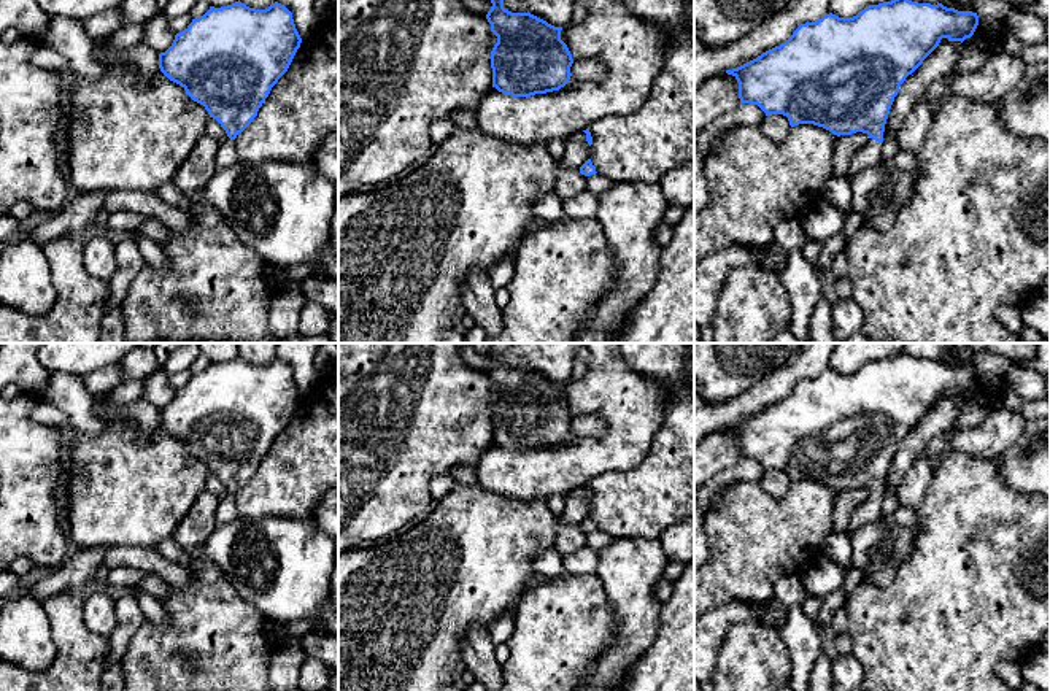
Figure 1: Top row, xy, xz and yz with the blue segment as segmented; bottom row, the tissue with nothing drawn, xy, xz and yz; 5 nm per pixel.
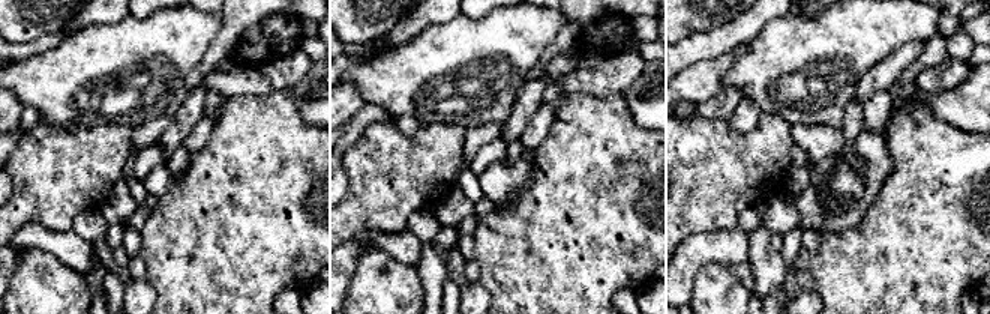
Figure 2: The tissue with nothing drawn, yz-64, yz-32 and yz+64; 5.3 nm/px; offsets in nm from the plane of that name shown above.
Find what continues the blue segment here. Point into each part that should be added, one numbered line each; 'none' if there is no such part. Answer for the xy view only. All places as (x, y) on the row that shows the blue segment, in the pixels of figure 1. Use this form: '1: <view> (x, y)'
1: xy (226, 156)

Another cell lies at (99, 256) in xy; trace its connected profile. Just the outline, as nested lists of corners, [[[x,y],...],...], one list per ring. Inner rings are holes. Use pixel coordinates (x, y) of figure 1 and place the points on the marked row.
[[[86,235],[83,262],[89,275],[108,281],[116,272],[114,243],[103,235]]]

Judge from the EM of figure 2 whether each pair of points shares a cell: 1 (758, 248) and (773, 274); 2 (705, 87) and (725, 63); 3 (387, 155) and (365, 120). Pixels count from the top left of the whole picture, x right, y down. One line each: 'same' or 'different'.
1: same
2: same
3: different

